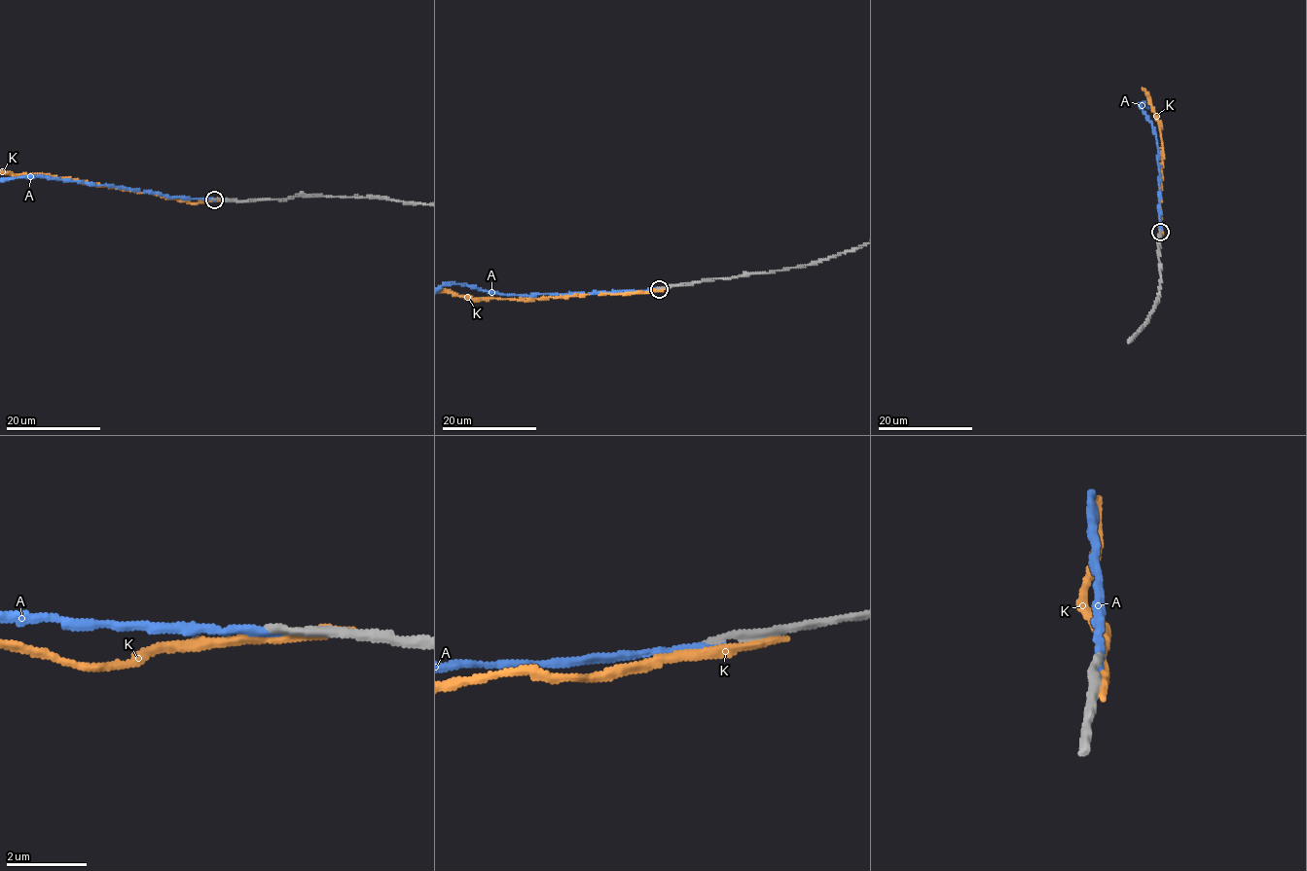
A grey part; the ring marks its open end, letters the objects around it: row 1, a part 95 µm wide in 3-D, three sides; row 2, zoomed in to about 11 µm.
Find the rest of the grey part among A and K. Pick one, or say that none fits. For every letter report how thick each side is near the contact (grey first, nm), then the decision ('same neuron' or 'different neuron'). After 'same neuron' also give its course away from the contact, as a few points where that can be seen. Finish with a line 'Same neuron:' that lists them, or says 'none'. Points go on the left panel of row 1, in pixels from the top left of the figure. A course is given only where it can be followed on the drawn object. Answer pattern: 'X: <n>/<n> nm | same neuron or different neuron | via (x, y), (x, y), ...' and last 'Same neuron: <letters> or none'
A: 240/200 nm | same neuron
K: 320/320 nm | different neuron
Same neuron: A

